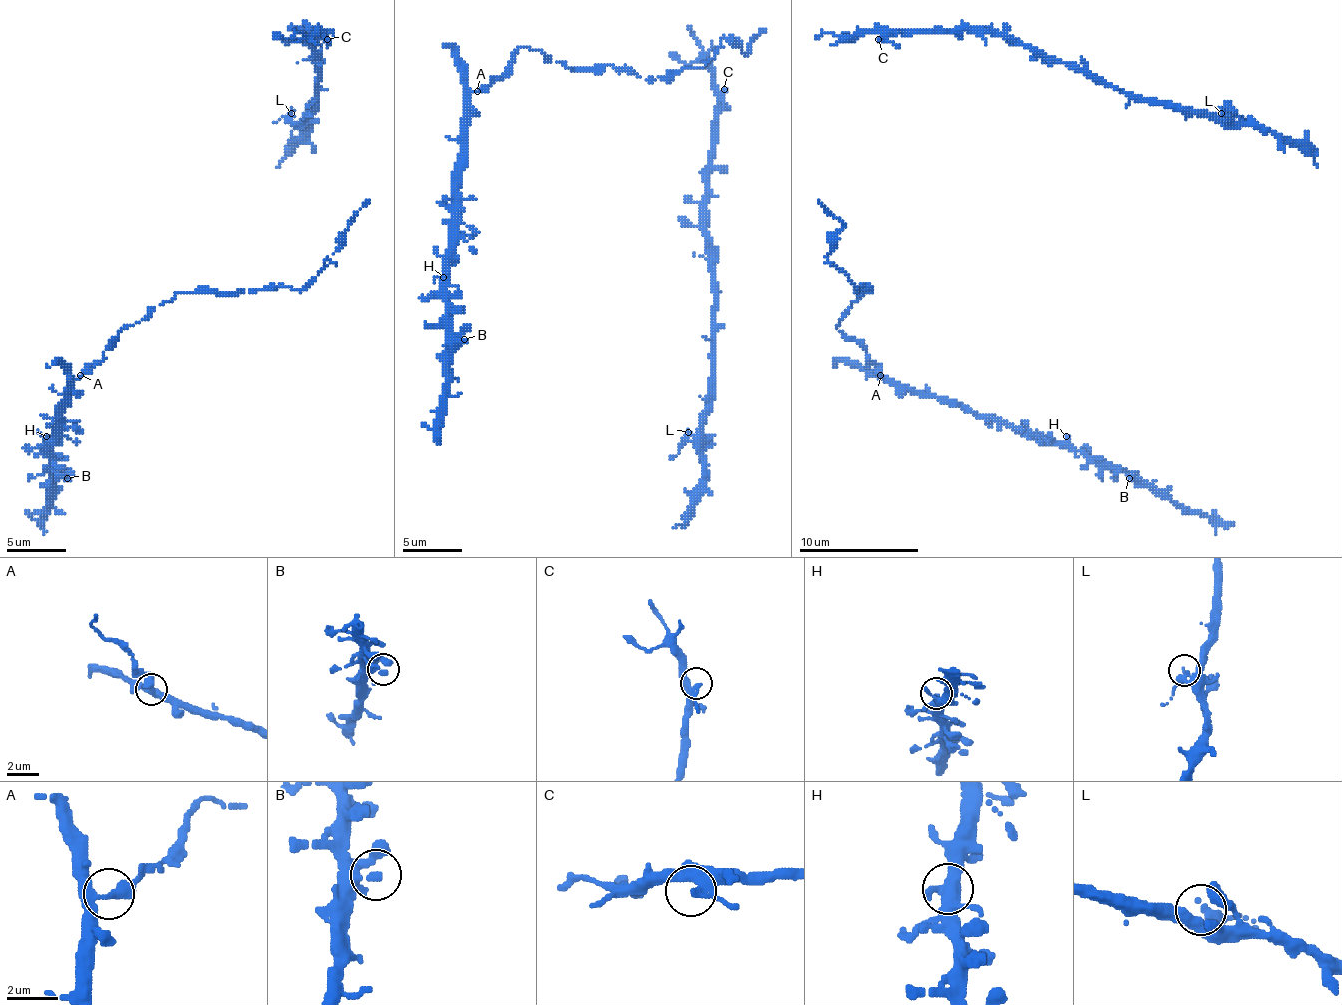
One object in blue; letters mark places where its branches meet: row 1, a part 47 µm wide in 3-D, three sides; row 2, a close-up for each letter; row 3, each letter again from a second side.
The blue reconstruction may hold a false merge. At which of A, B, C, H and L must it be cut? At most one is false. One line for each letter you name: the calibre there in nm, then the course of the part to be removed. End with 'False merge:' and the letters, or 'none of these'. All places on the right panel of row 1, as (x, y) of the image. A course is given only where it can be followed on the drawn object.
A: calibre 280 nm; course (881, 376), (866, 352), (836, 328), (857, 292), (869, 289), (857, 289), (827, 260), (842, 224), (818, 200)
False merge: A

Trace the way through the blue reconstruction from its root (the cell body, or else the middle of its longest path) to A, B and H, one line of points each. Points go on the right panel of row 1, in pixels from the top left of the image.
A: (833, 248), (827, 260), (857, 289), (869, 289), (854, 292), (857, 298), (836, 328), (866, 352), (881, 376)
B: (833, 248), (827, 260), (869, 289), (854, 292), (836, 328), (881, 379), (1069, 442), (1129, 478)
H: (833, 248), (827, 260), (869, 289), (854, 292), (836, 328), (881, 379), (1054, 442), (1066, 436)

